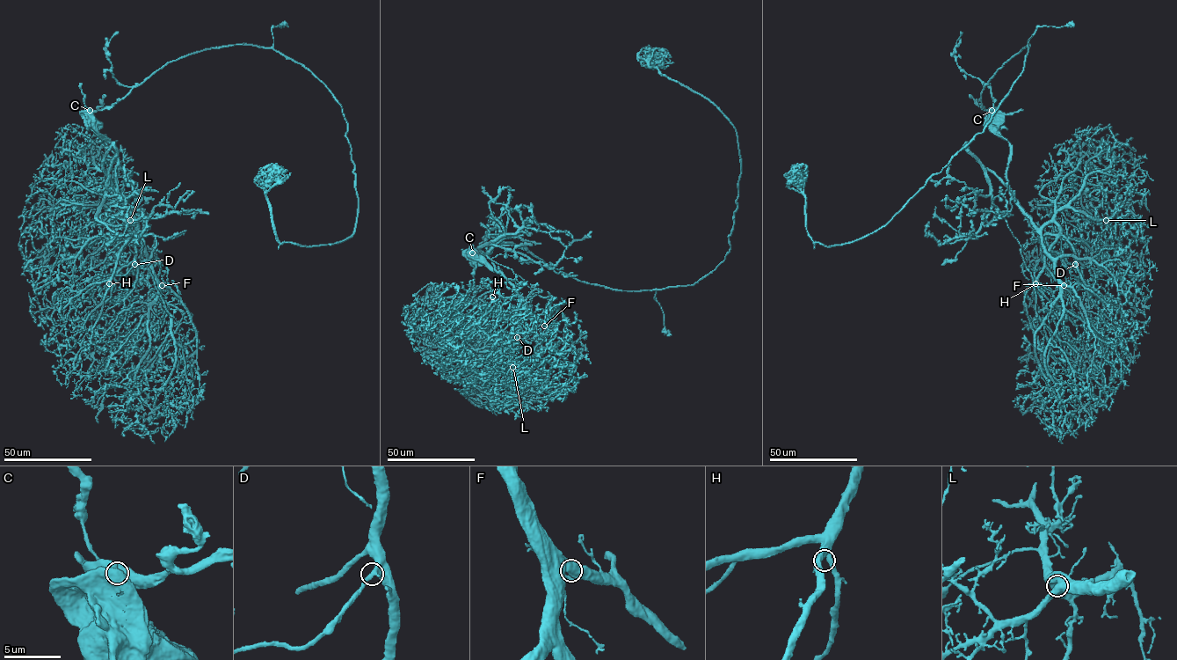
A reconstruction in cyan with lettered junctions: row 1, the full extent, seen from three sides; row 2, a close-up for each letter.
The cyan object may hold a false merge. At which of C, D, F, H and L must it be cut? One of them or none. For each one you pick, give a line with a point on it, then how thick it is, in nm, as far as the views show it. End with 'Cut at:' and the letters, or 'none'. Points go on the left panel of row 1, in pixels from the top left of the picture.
C: place (90, 110); calibre 1000 nm
Cut at: C

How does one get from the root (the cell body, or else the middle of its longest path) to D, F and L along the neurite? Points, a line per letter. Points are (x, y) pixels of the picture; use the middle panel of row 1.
D: (472, 254), (491, 270), (500, 269), (516, 289), (519, 294), (517, 337)
F: (472, 254), (491, 270), (500, 269), (528, 311), (544, 326)
L: (472, 254), (491, 270), (500, 269), (519, 294), (515, 319), (526, 341), (526, 349), (512, 367)

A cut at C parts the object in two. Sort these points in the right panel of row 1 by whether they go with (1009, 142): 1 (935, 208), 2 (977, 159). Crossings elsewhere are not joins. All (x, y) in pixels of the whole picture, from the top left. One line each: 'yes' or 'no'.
1: yes
2: yes

